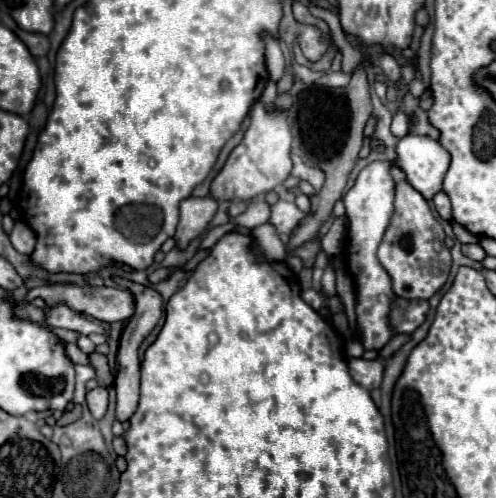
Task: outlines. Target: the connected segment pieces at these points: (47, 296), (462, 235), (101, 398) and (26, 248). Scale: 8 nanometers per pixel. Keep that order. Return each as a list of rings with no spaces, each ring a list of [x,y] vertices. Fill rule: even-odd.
[[[44,285],[44,287],[35,287],[28,291],[25,303],[33,301],[37,297],[42,297],[48,305],[56,307],[60,303],[68,305],[72,311],[84,311],[100,321],[128,321],[134,313],[134,297],[126,289],[118,287],[92,287],[92,285]]]
[[[452,221],[452,229],[454,229],[456,239],[462,241],[462,243],[478,243],[478,241],[480,241],[476,235],[472,235],[470,231],[466,231],[466,229],[464,229],[462,225],[458,225],[456,221]]]
[[[96,387],[92,391],[86,393],[86,403],[88,403],[88,409],[92,413],[94,419],[102,419],[104,413],[106,413],[106,407],[108,407],[108,389],[106,387]]]
[[[16,221],[14,229],[10,231],[10,241],[12,241],[16,251],[30,255],[34,251],[34,245],[36,245],[36,235],[26,221]]]

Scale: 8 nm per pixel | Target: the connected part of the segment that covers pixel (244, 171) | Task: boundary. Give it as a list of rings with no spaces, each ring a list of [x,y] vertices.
[[[258,101],[254,103],[250,111],[250,127],[238,147],[230,153],[228,161],[224,163],[222,171],[216,175],[216,179],[210,185],[210,197],[218,203],[222,201],[250,201],[258,195],[264,195],[272,191],[274,187],[282,185],[292,169],[290,159],[290,123],[286,113],[280,111],[266,111],[264,105]]]

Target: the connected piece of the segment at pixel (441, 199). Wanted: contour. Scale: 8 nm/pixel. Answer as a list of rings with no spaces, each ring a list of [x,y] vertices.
[[[440,191],[432,201],[434,201],[436,211],[440,213],[440,217],[446,219],[446,221],[450,221],[450,219],[452,219],[452,211],[450,211],[450,199],[448,199],[448,195]]]

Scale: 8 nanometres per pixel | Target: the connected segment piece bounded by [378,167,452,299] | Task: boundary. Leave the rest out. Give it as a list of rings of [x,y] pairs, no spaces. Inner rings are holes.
[[[392,169],[396,179],[396,213],[378,249],[378,259],[392,277],[392,287],[404,299],[430,299],[448,279],[452,269],[450,249],[444,245],[444,229],[432,215],[426,199],[414,191],[400,169]]]

